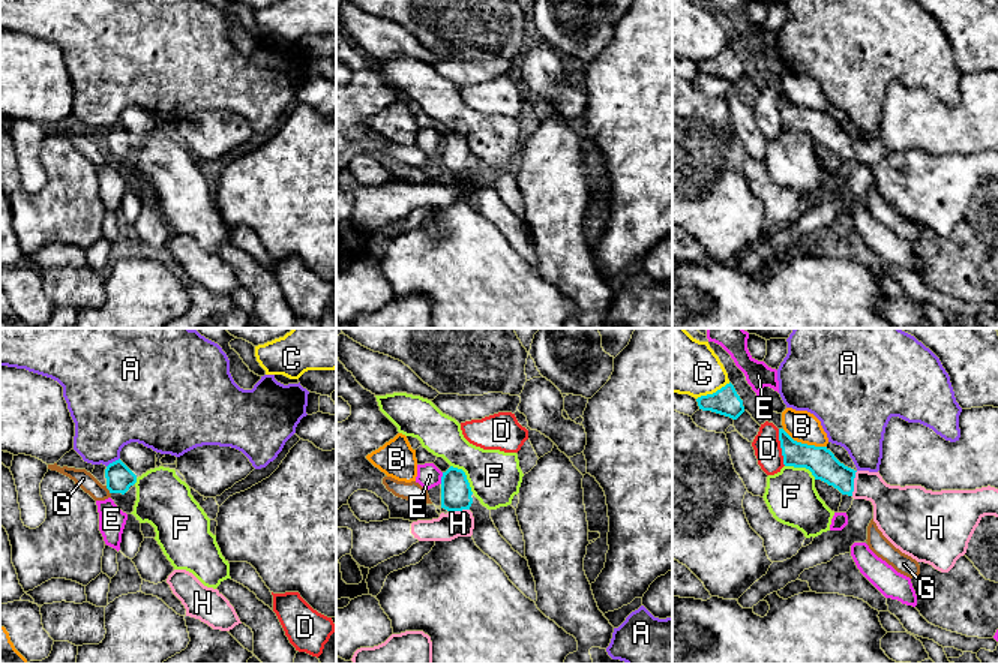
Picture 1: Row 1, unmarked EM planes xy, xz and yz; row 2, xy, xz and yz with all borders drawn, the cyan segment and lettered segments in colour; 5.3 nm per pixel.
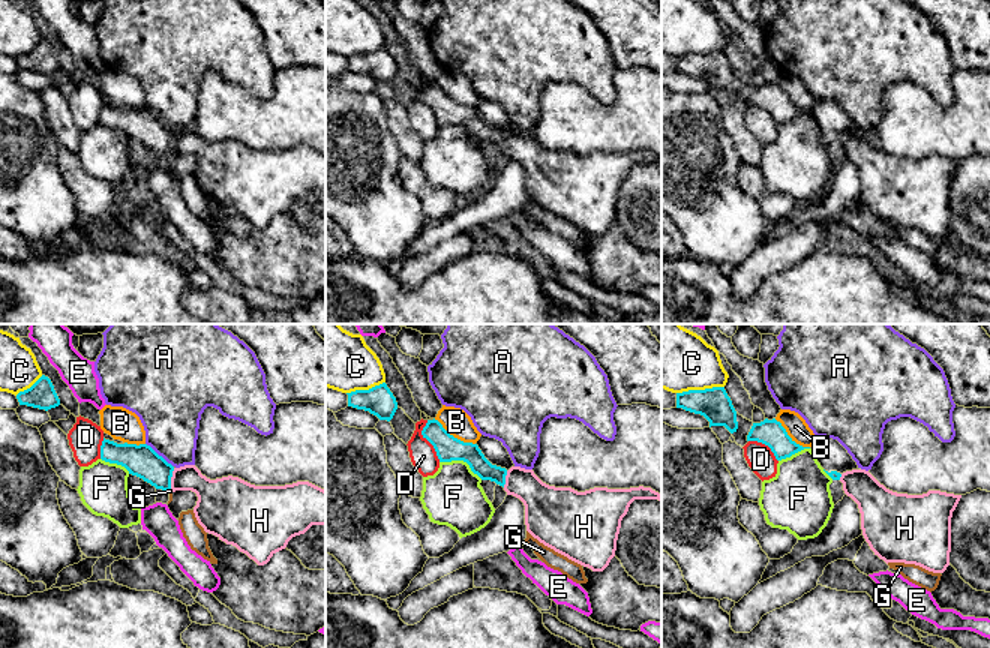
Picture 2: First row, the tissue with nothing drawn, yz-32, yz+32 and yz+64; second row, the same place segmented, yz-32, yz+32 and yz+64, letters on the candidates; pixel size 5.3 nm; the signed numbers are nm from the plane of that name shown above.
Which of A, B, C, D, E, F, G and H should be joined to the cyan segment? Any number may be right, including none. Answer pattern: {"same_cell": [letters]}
{"same_cell": ["H"]}

